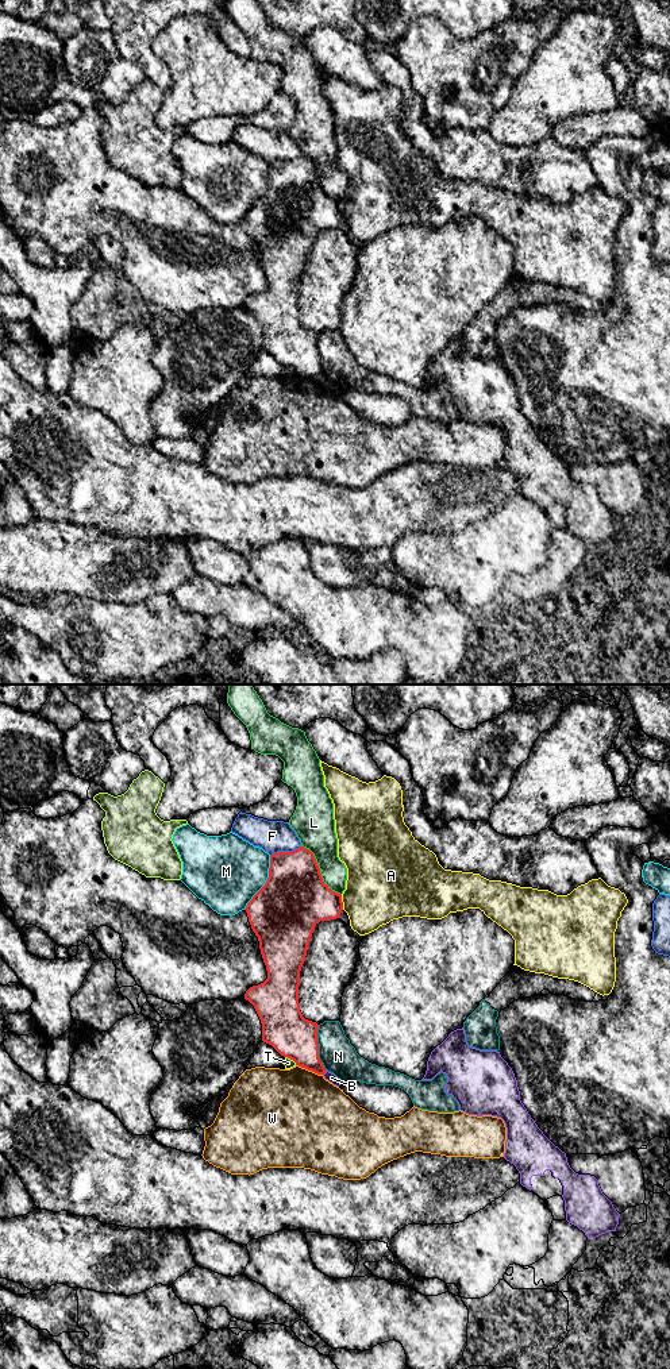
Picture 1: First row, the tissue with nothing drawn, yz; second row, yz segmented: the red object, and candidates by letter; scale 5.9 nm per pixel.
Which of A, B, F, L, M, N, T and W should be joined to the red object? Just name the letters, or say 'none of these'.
none of these

